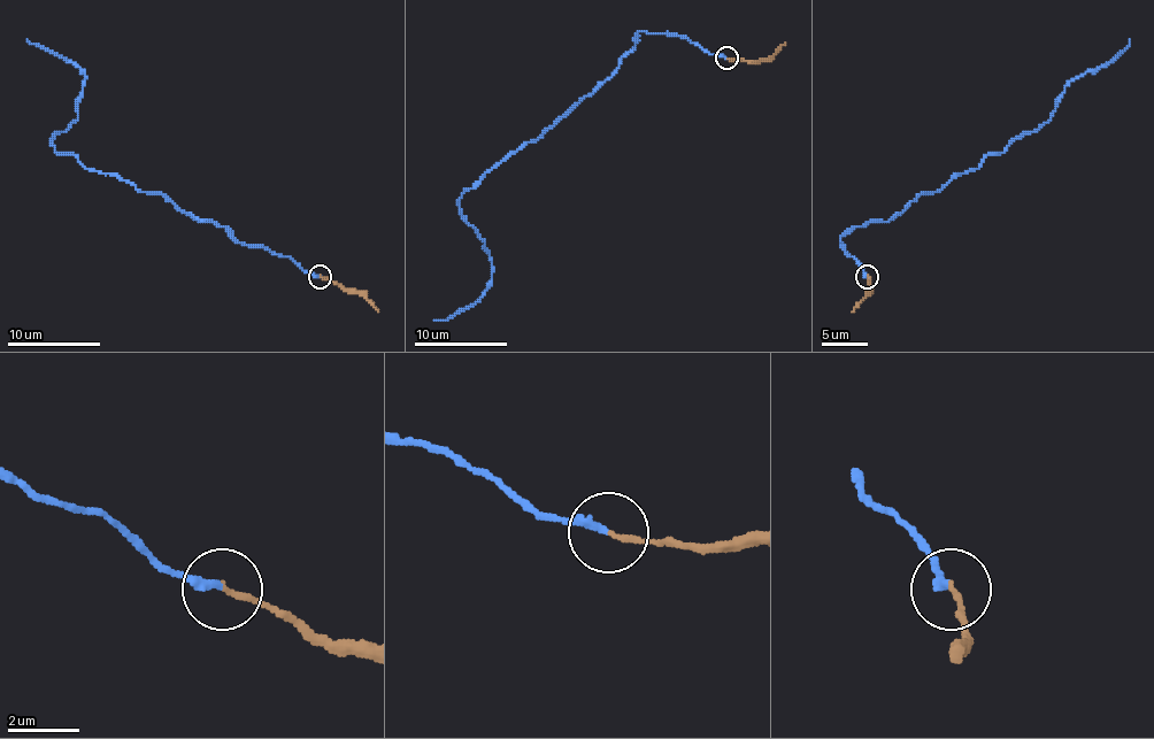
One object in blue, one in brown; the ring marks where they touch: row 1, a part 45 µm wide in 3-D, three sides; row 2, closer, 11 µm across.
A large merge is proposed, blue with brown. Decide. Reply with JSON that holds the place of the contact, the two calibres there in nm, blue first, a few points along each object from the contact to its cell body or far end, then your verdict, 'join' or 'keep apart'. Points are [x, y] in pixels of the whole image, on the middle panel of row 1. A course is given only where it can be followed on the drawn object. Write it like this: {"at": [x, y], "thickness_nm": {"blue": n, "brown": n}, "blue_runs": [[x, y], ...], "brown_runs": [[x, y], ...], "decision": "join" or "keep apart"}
{"at": [726, 58], "thickness_nm": {"blue": 240, "brown": 150}, "blue_runs": [[728, 59], [685, 38], [639, 31], [609, 77], [459, 200], [484, 241], [491, 285], [472, 303], [433, 320]], "brown_runs": [[728, 59], [767, 61], [785, 43]], "decision": "join"}

